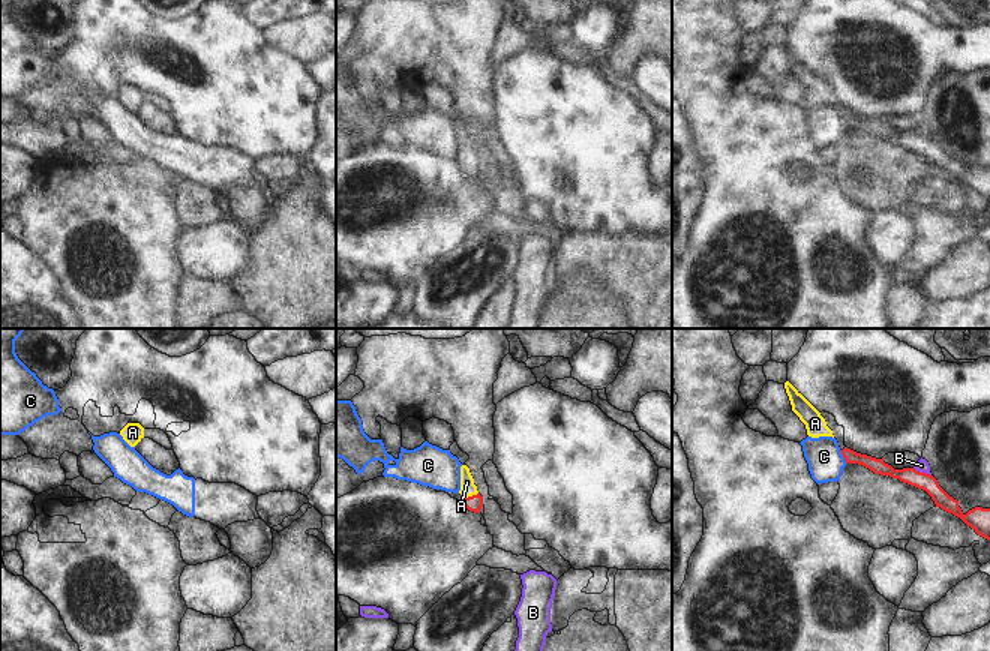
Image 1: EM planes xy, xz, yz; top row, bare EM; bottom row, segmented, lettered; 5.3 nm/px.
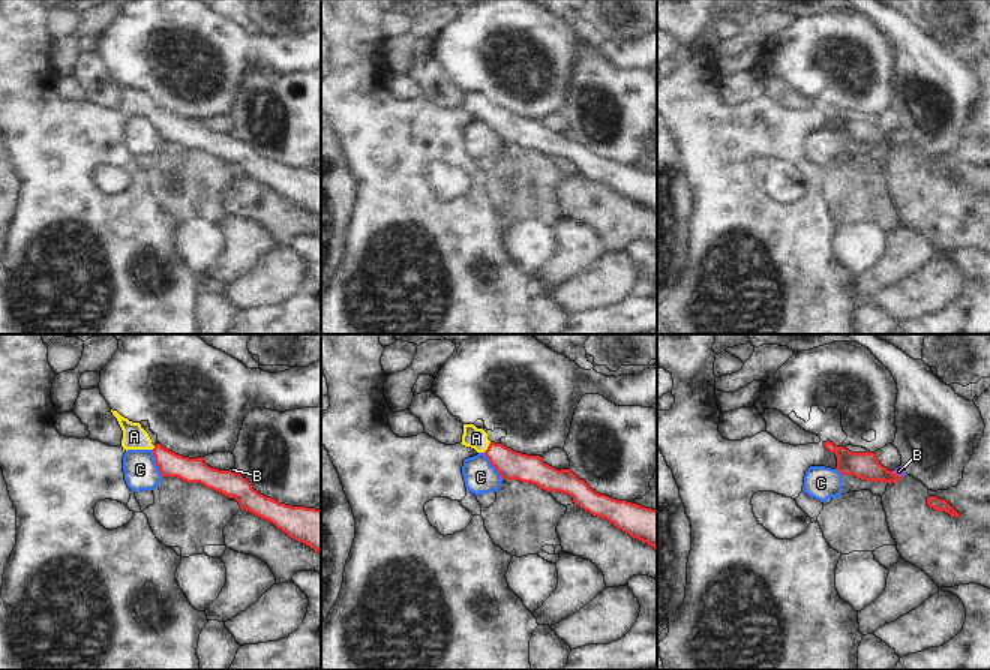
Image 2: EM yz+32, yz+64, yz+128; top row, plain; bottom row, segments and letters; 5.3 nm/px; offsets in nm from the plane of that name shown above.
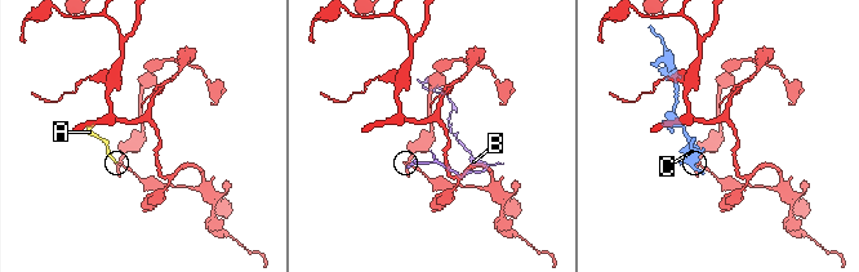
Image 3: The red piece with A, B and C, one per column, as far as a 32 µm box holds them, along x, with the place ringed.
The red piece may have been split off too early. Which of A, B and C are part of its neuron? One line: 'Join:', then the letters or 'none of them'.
Join: A.

